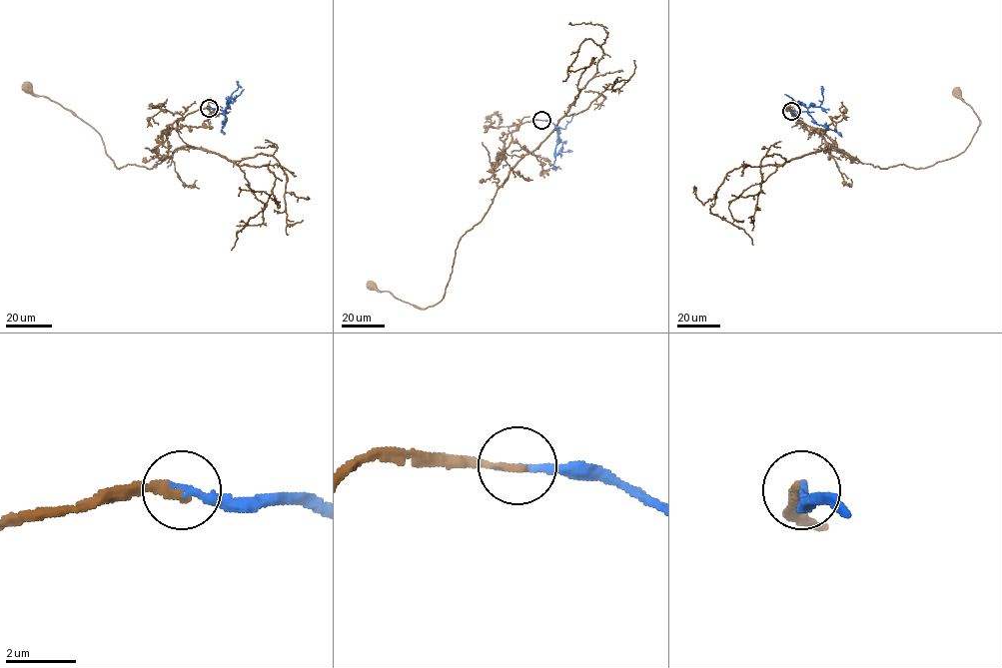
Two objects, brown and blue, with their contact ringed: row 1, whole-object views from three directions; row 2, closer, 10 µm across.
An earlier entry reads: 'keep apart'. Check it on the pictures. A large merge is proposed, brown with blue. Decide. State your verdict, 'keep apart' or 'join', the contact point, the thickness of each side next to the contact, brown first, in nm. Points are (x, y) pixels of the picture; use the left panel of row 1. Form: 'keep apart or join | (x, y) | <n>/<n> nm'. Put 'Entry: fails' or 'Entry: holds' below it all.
join | (209, 108) | 240/240 nm
Entry: fails

